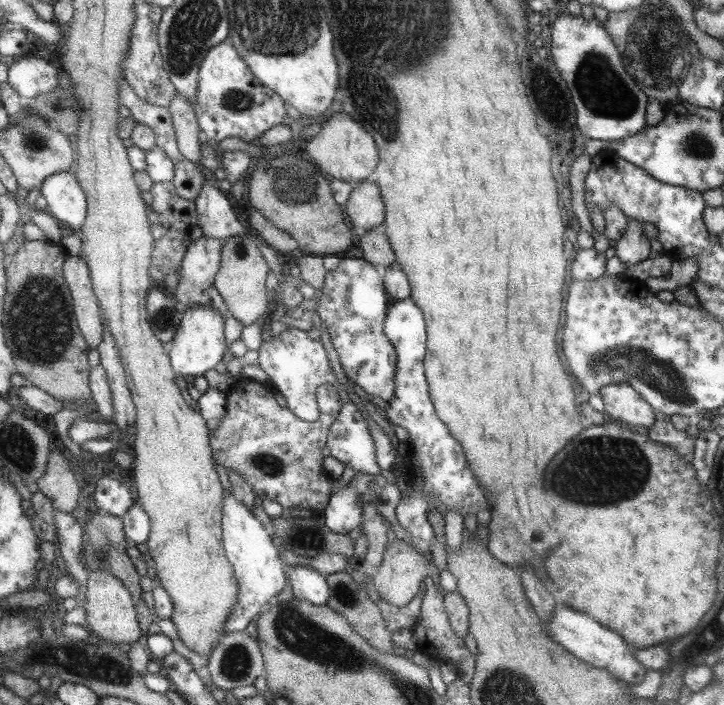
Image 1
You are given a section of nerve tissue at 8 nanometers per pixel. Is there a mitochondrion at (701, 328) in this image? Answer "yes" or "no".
no

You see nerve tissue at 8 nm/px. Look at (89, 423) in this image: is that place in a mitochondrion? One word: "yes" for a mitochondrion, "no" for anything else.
no

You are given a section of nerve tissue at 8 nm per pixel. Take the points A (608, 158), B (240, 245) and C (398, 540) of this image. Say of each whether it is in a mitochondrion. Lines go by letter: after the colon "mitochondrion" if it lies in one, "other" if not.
A: other
B: mitochondrion
C: other

